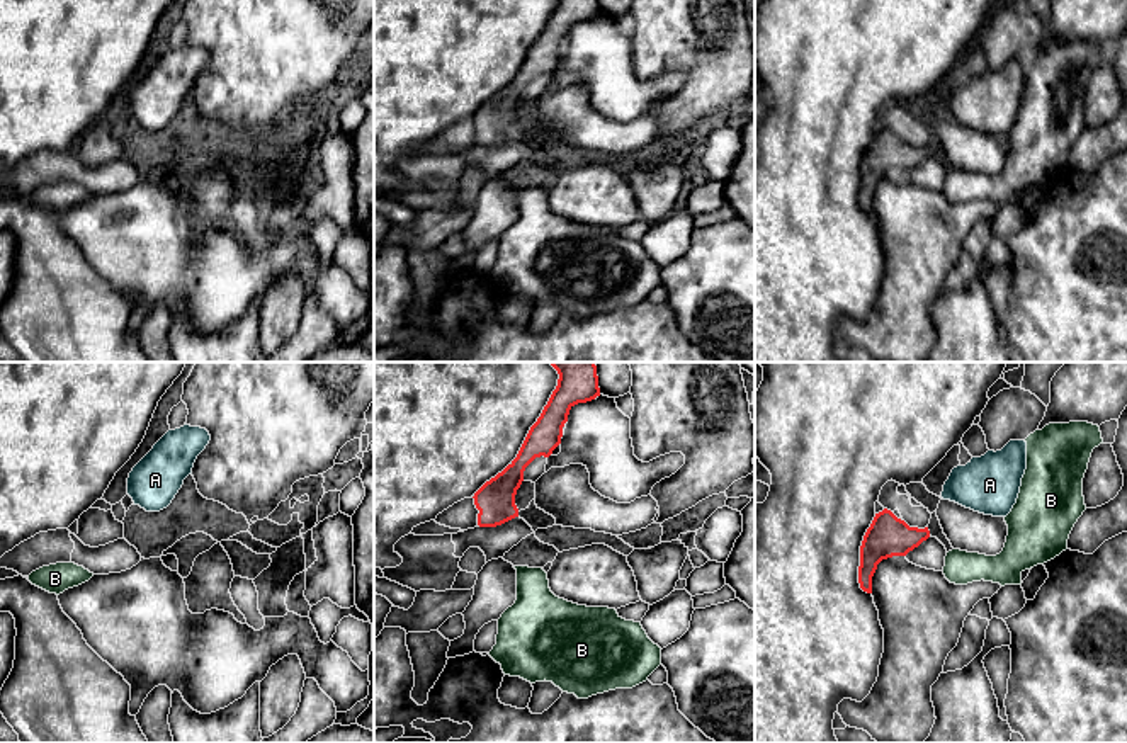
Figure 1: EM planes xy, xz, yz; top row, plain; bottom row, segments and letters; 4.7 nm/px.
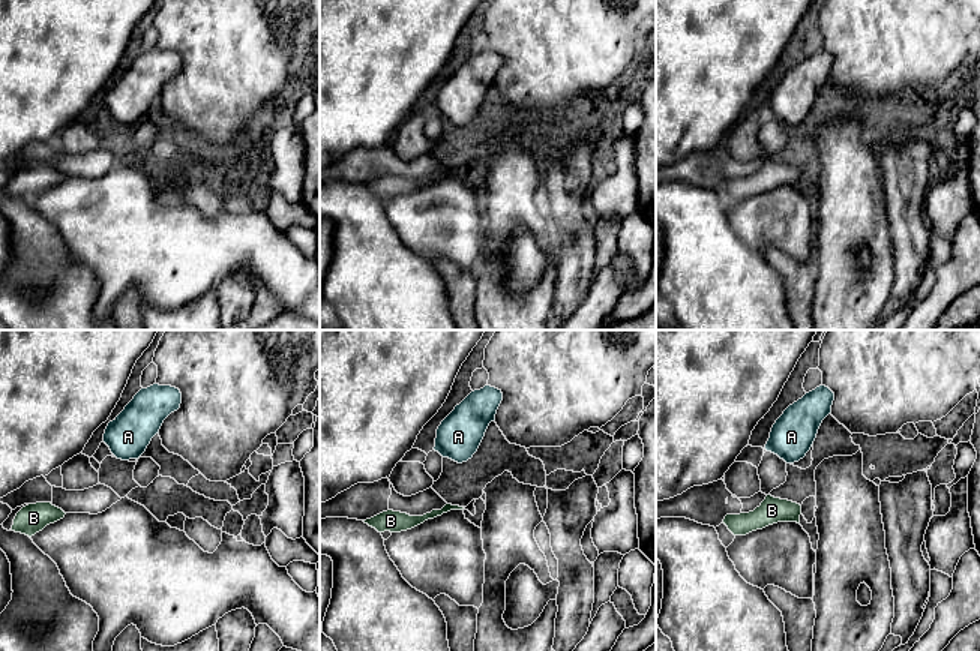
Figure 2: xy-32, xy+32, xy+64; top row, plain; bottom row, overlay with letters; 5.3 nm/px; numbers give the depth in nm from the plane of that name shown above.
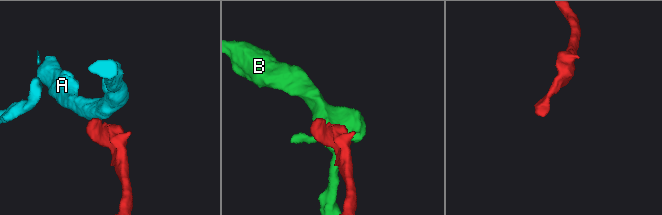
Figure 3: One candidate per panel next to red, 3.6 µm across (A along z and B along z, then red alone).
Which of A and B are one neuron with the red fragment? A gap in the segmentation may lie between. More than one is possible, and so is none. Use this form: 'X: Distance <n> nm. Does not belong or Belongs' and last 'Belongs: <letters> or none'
A: Distance 160 nm. Does not belong
B: Distance 120 nm. Does not belong
Belongs: none

